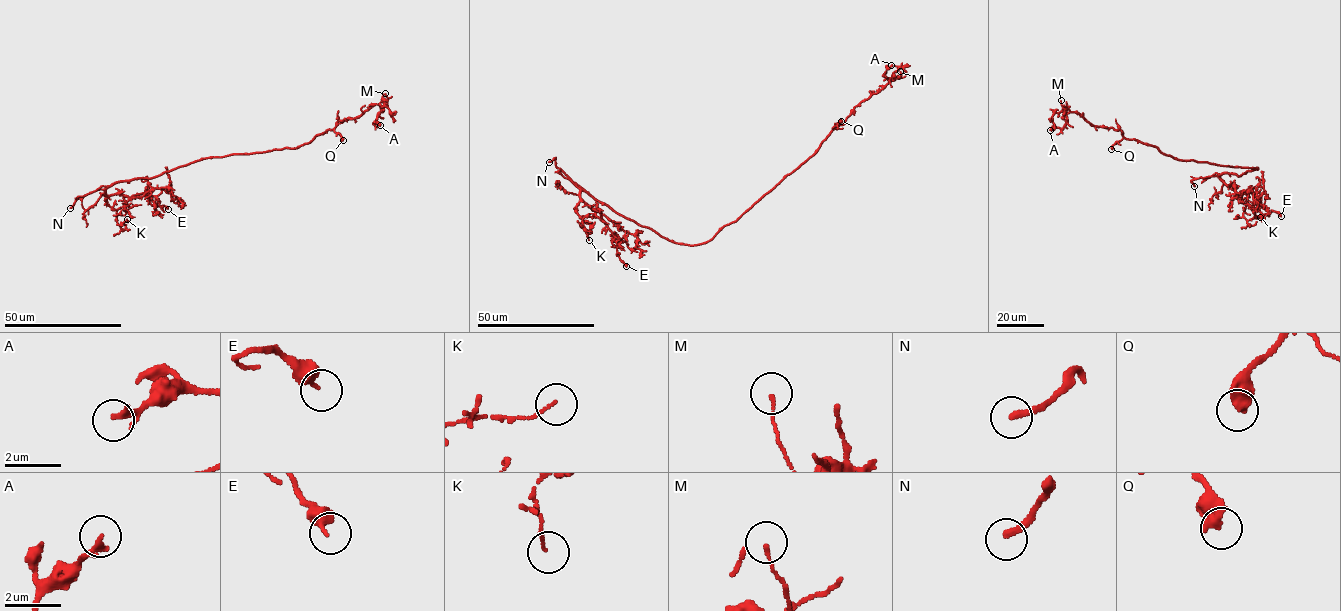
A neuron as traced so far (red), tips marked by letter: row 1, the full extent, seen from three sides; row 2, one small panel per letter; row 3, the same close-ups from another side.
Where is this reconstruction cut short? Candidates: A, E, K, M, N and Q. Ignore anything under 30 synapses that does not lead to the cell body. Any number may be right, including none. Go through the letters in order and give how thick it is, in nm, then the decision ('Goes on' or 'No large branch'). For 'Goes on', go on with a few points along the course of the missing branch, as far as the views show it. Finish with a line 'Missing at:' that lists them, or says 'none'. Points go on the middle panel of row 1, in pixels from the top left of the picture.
A: Thickness 240 nm. No large branch
E: Thickness 280 nm. No large branch
K: Thickness 90 nm. No large branch
M: Thickness 120 nm. No large branch
N: Thickness 240 nm. Goes on. Course of what is missing: (549, 162), (527, 183), (514, 208), (524, 256), (528, 256)
Q: Thickness 550 nm. Goes on. Course of what is missing: (841, 121), (858, 103), (873, 95)
Missing at: N, Q

